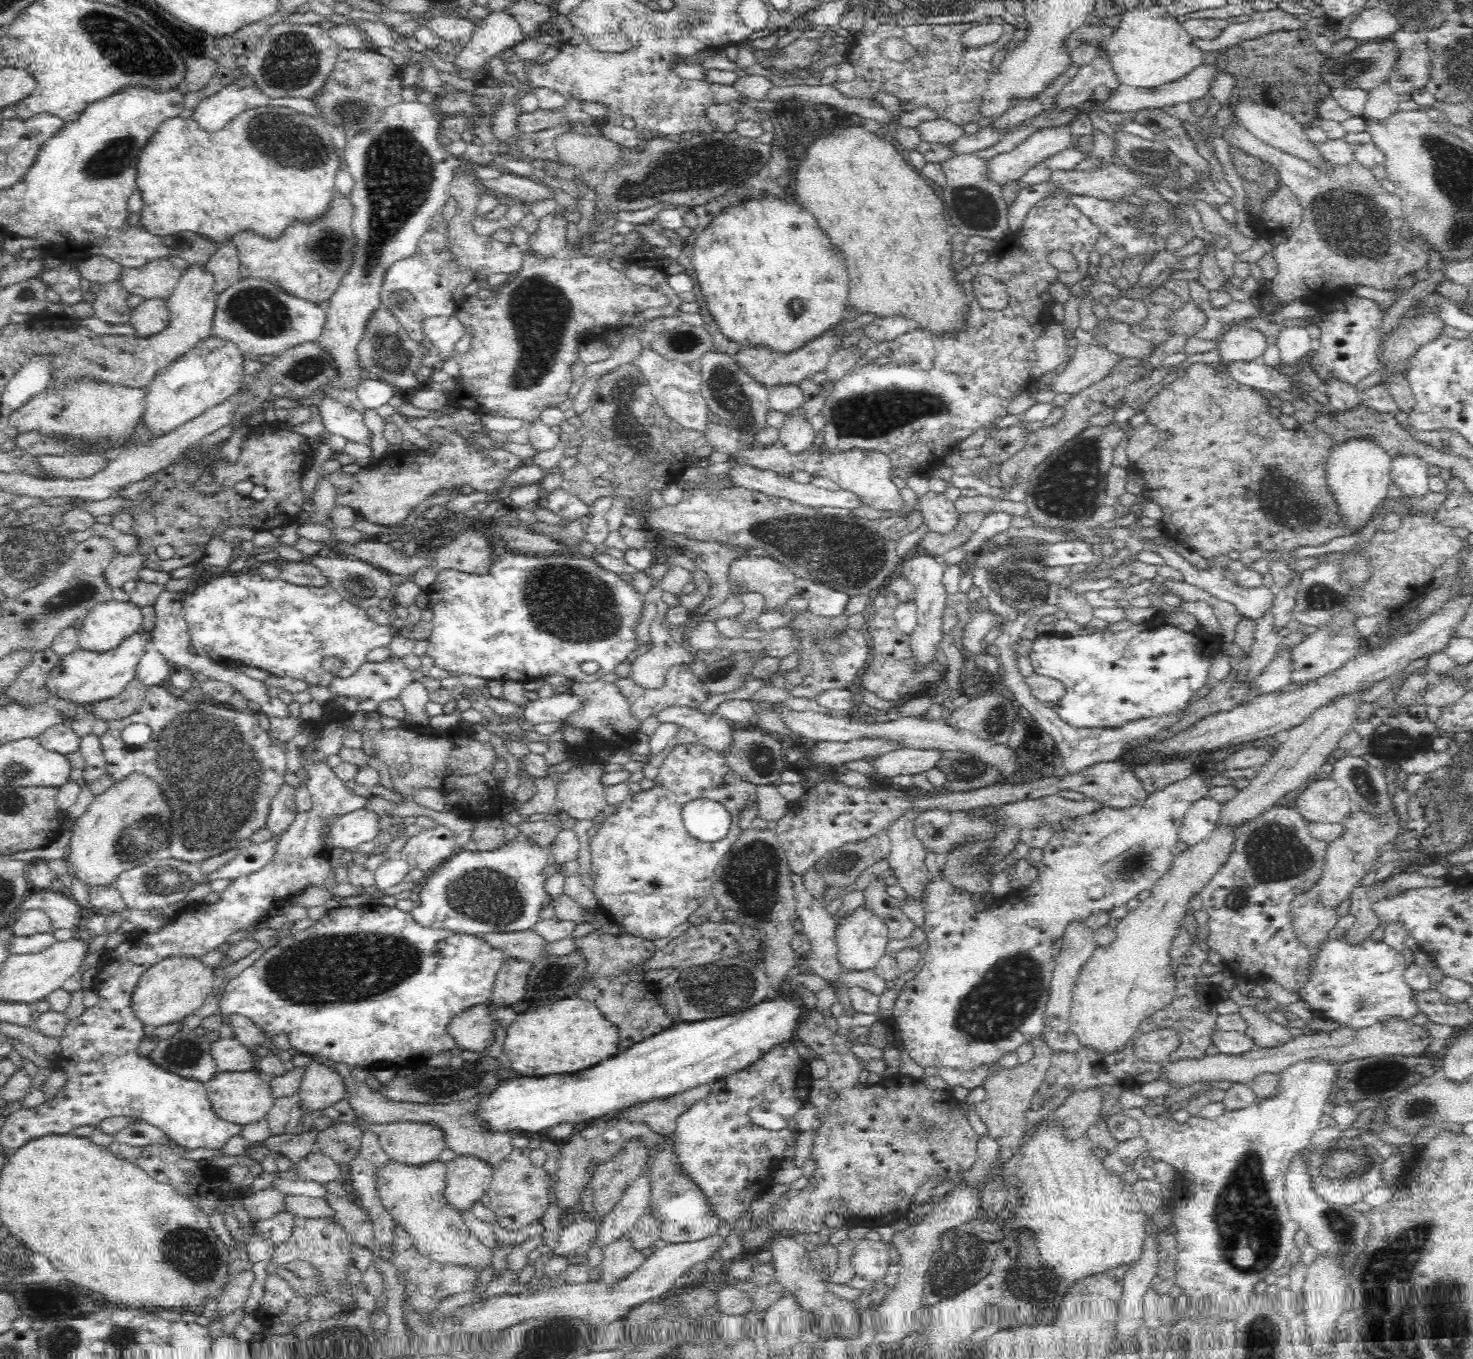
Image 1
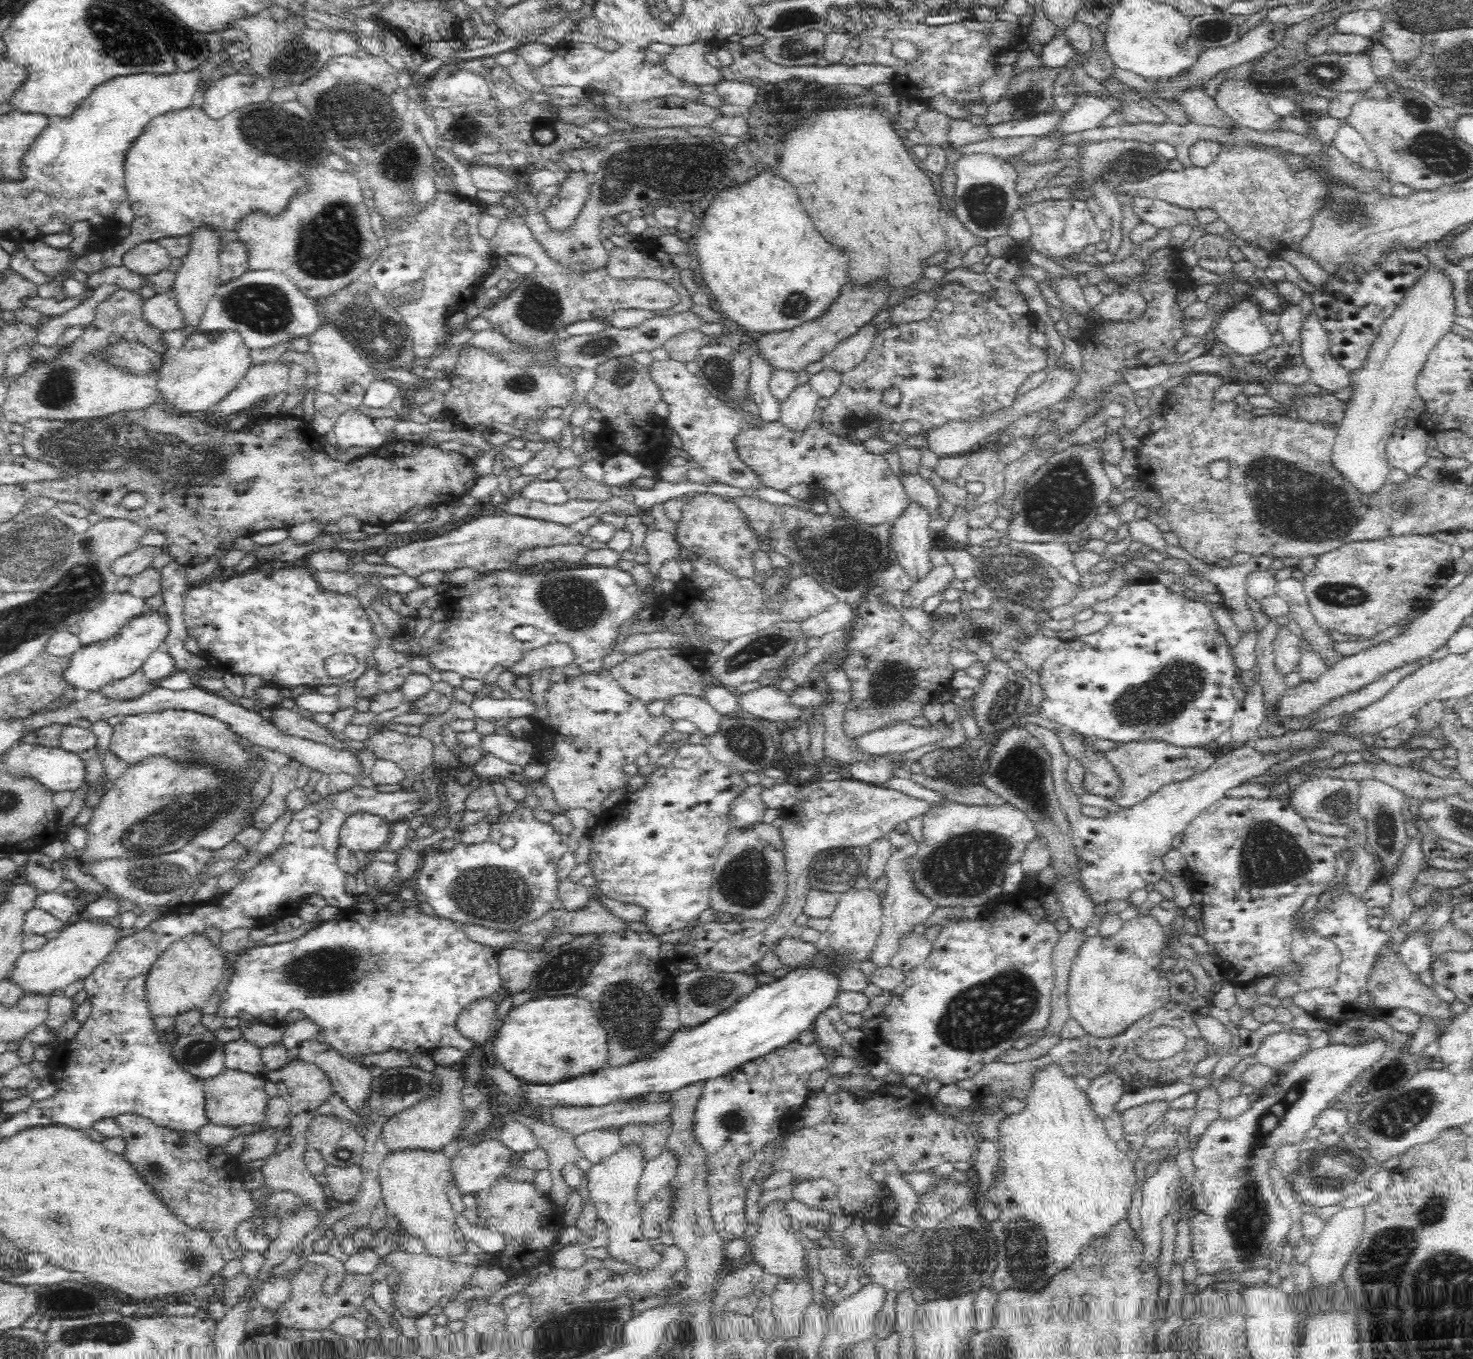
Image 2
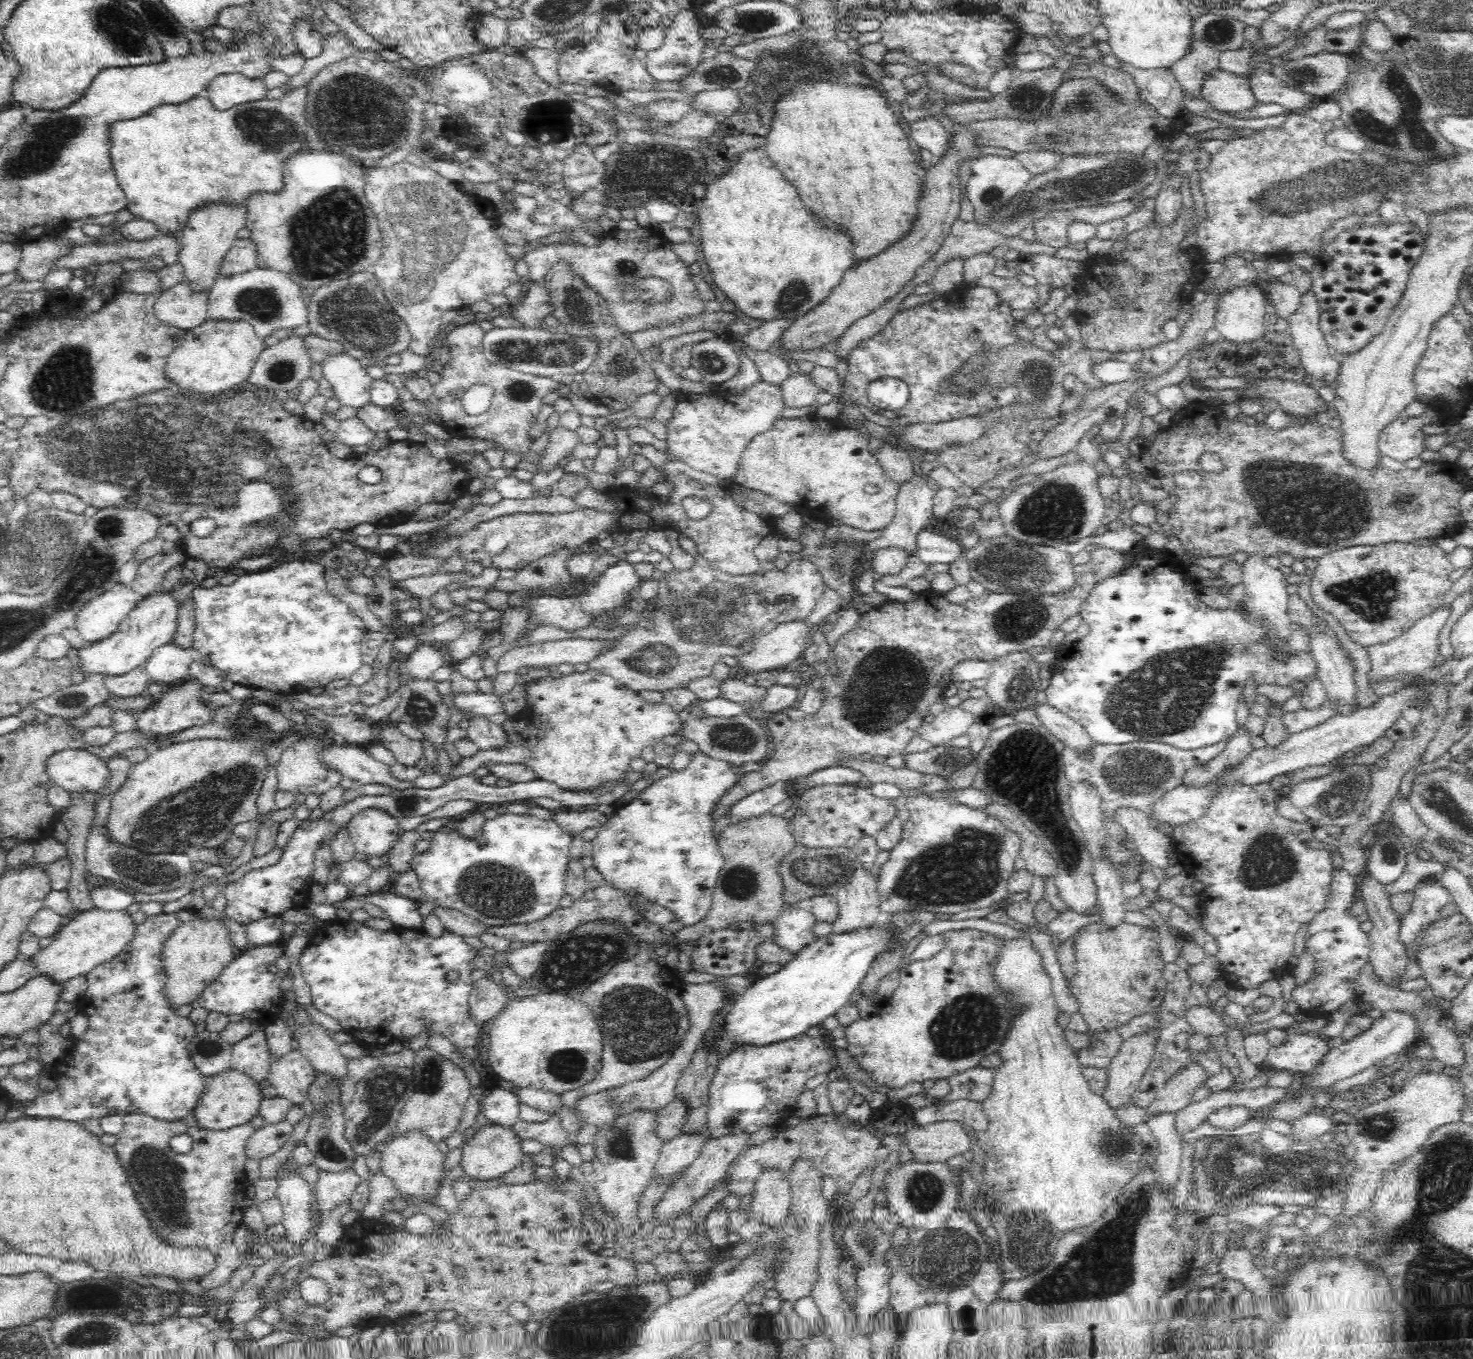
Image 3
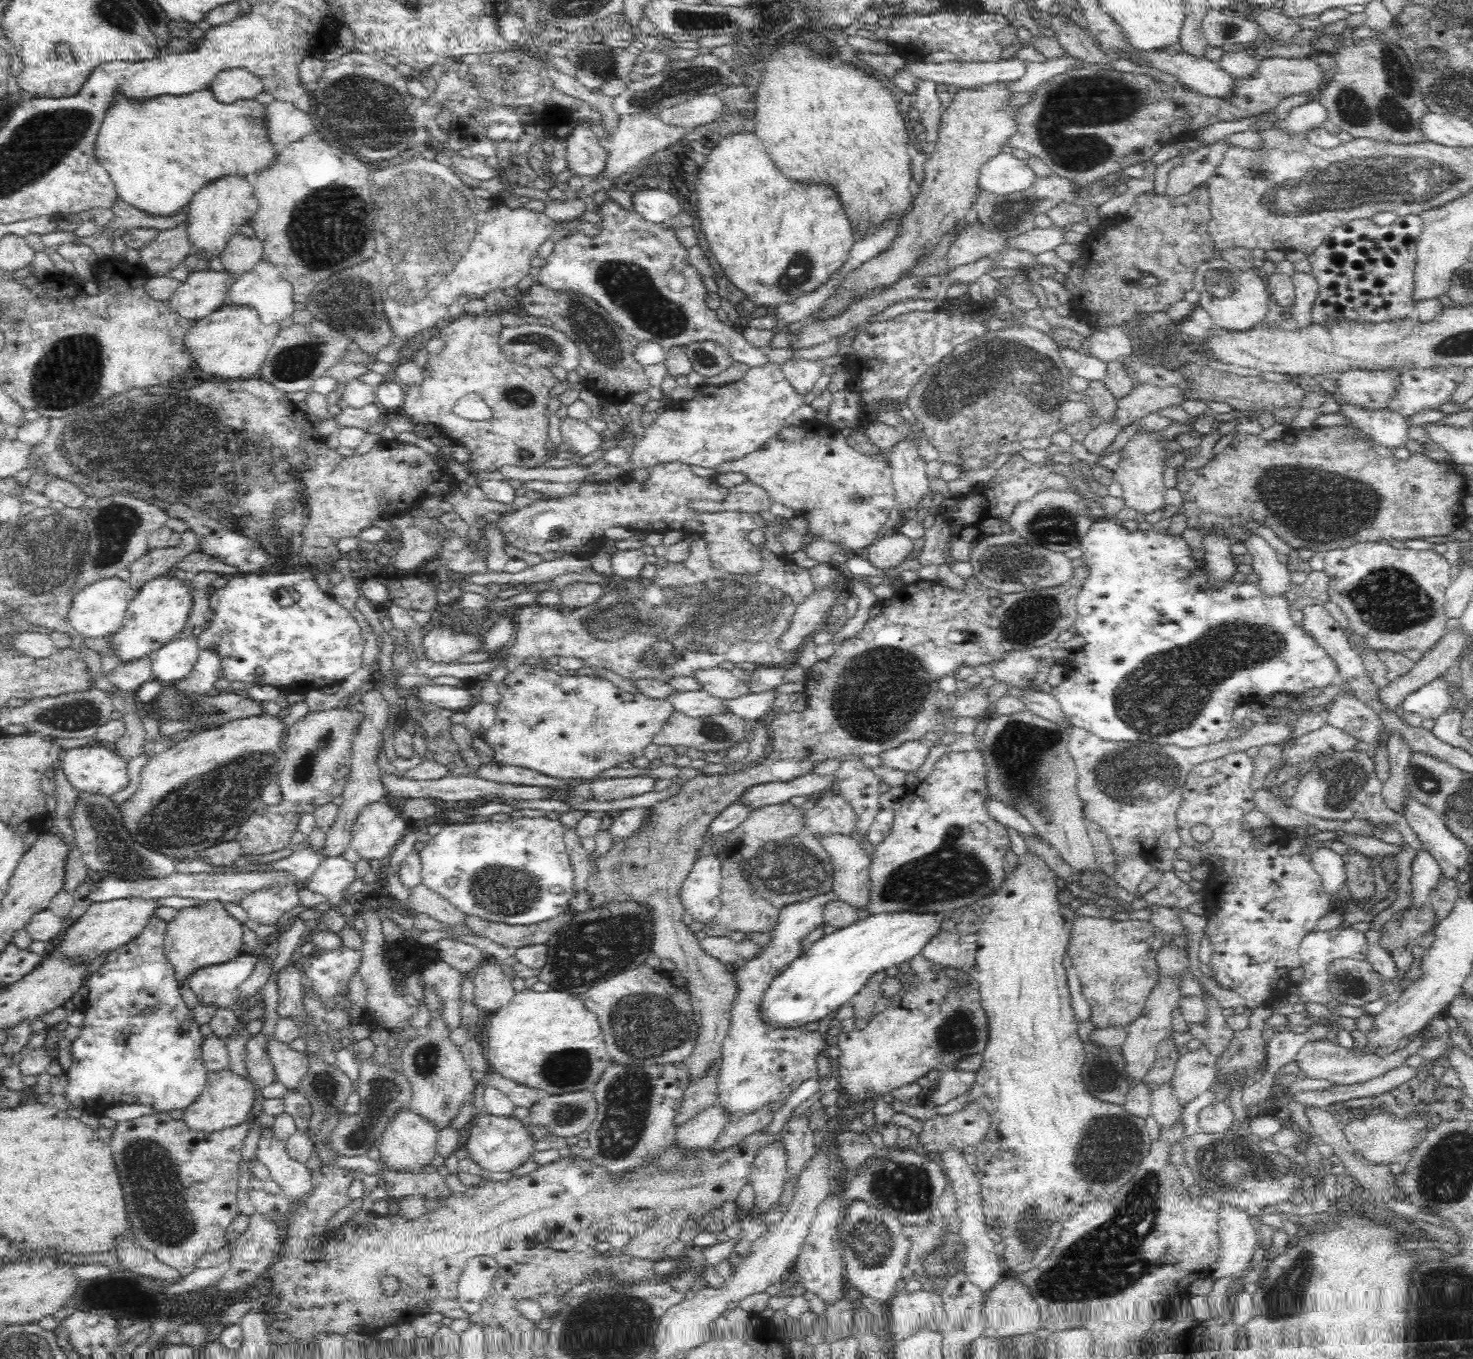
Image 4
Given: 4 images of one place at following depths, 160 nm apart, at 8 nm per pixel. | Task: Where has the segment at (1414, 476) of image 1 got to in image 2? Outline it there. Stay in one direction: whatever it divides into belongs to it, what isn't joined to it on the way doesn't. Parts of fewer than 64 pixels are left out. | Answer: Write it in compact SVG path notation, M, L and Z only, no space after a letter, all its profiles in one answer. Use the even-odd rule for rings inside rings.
M1422 426L1413 430L1398 429L1390 436L1386 455L1394 470L1402 470L1407 476L1417 476L1427 462L1428 438L1431 432Z

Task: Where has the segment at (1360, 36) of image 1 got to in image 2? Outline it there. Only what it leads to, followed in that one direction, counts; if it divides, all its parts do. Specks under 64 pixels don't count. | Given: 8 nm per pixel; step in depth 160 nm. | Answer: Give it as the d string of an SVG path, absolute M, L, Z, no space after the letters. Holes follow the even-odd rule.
M1360 9L1343 14L1336 20L1336 32L1360 35L1371 39L1384 26L1384 14L1379 10Z

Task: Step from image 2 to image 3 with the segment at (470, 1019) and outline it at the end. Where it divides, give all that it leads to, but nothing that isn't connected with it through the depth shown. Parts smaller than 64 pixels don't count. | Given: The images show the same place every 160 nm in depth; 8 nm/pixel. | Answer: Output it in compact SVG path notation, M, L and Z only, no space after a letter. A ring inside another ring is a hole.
M492 973L480 974L469 996L469 1017L480 1027L494 1020L508 1004L508 997L492 979Z

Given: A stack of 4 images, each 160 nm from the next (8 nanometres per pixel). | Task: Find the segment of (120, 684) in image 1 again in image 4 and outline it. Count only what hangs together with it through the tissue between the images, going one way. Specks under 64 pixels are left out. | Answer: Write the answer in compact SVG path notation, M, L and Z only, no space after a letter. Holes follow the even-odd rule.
M160 576L137 590L137 596L130 601L122 626L110 636L108 650L121 664L136 662L144 656L152 655L174 636L182 632L188 620L193 597L186 583L177 577Z

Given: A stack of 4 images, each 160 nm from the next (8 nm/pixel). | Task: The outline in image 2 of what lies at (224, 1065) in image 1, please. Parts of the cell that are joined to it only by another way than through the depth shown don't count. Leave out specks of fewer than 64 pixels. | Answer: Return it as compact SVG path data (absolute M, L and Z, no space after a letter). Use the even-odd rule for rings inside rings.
M242 1037L224 1043L225 1068L263 1076L266 1069L261 1059L261 1050Z

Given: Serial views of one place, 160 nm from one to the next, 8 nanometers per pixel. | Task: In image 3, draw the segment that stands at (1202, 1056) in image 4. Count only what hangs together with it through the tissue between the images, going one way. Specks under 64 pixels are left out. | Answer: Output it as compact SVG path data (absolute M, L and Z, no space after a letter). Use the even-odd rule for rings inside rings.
M1199 1063L1190 1064L1180 1075L1155 1092L1154 1098L1144 1109L1148 1119L1160 1114L1175 1113L1188 1106L1192 1103L1193 1093L1210 1077L1209 1072Z

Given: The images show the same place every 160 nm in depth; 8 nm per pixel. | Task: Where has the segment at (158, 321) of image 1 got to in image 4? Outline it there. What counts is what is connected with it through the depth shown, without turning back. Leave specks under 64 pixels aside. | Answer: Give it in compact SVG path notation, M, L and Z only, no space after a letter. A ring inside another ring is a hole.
M224 270L193 272L175 288L166 302L170 313L182 319L196 322L217 312L226 302L227 286L236 283L236 276Z

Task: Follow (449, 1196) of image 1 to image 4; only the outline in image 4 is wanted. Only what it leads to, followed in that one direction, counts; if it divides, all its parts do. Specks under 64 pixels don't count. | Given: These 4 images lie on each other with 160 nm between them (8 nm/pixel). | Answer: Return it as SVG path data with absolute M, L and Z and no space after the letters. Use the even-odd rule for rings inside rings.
M483 1114L470 1130L470 1136L465 1145L465 1154L479 1167L480 1173L512 1172L520 1168L534 1150L533 1140L527 1136L527 1128L516 1118L504 1118Z

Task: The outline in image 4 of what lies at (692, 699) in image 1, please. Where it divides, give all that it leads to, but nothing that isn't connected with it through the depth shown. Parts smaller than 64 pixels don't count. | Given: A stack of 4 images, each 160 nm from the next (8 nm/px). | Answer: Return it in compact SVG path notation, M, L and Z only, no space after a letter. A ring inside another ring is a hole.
M758 528L758 530L753 530L749 534L749 539L754 543L754 545L761 548L761 554L763 556L762 568L754 574L751 575L735 575L730 574L724 570L718 570L713 568L711 563L707 546L705 542L700 538L693 541L692 550L689 550L688 560L682 563L668 564L666 567L658 569L655 574L652 583L644 588L624 588L624 589L613 589L605 592L598 601L594 604L587 605L586 607L578 608L576 610L564 610L563 608L551 608L546 606L541 606L537 604L526 605L525 608L520 610L518 617L518 630L515 632L515 640L512 642L507 649L507 655L510 660L506 662L506 668L509 673L513 672L522 665L523 660L535 656L535 657L545 657L547 659L556 656L566 657L572 656L584 662L584 666L588 668L606 668L610 672L616 672L618 676L626 678L626 680L646 680L654 679L660 682L668 683L668 680L676 678L678 676L690 676L694 677L698 671L710 670L719 666L721 662L725 660L730 661L730 664L738 664L741 661L749 661L750 664L756 664L758 666L772 666L774 664L782 664L787 657L780 654L778 650L772 645L775 644L777 635L781 634L789 623L789 618L794 614L795 608L800 604L803 604L814 592L816 588L814 582L812 581L812 575L810 575L810 569L798 566L792 560L788 560L786 557L778 556L772 553L770 549L762 547L764 546L765 539L765 529Z

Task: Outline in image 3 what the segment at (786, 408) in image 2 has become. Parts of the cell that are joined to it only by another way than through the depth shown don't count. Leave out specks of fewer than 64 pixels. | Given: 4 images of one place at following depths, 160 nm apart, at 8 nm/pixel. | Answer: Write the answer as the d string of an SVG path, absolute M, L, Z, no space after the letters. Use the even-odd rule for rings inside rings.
M792 374L782 385L782 398L786 408L808 408L816 402L816 395L820 390L814 385L812 378L804 374Z

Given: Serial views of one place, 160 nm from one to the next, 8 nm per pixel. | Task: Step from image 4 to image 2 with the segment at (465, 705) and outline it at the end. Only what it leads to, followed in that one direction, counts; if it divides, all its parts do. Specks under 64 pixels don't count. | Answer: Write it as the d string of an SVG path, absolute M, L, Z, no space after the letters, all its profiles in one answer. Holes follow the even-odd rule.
M486 696L483 698L473 699L468 703L469 708L475 712L476 718L484 718L484 720L496 720L511 718L530 718L534 719L538 712L538 705L532 701L530 697L523 697L522 699L512 699L507 696L504 699L493 699Z

